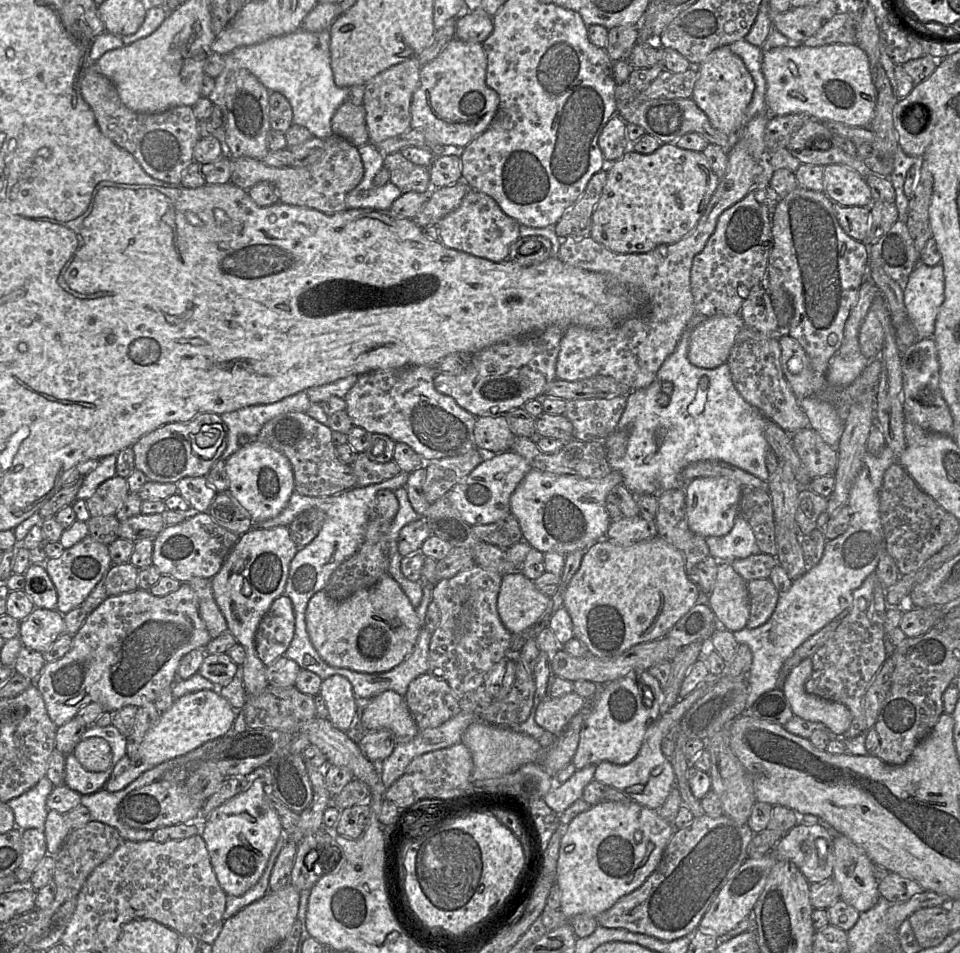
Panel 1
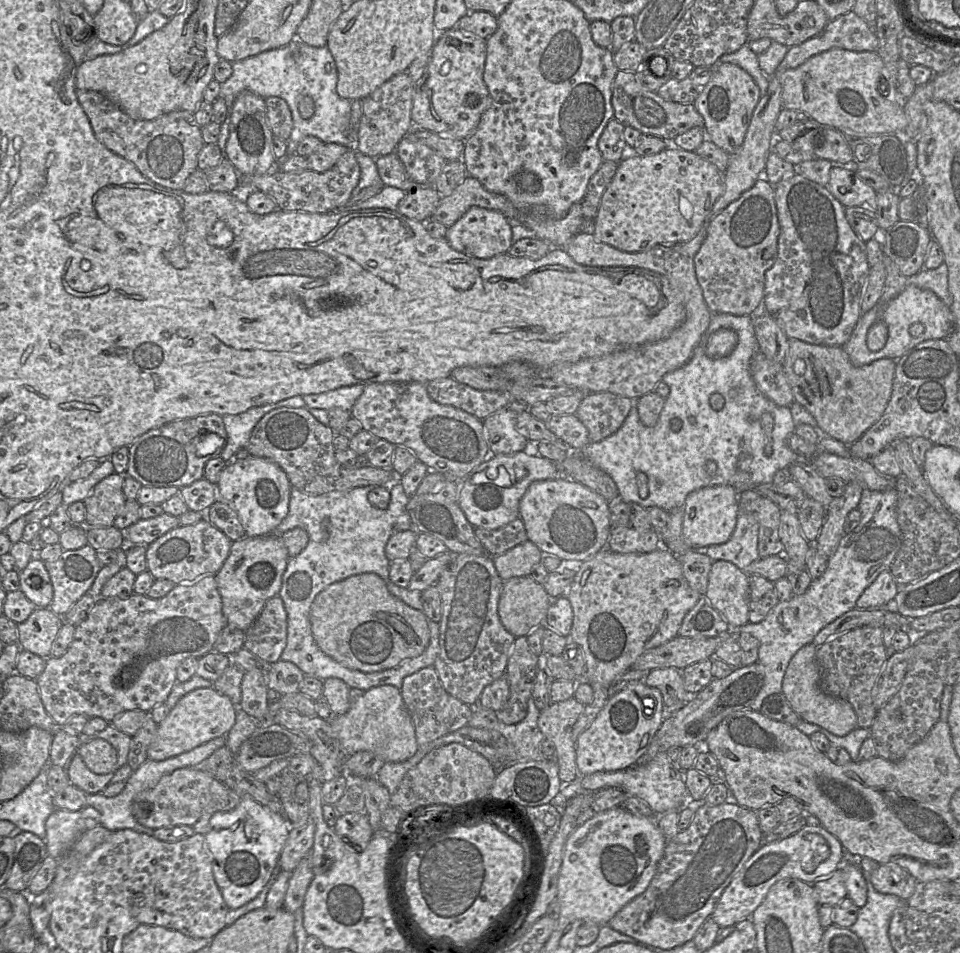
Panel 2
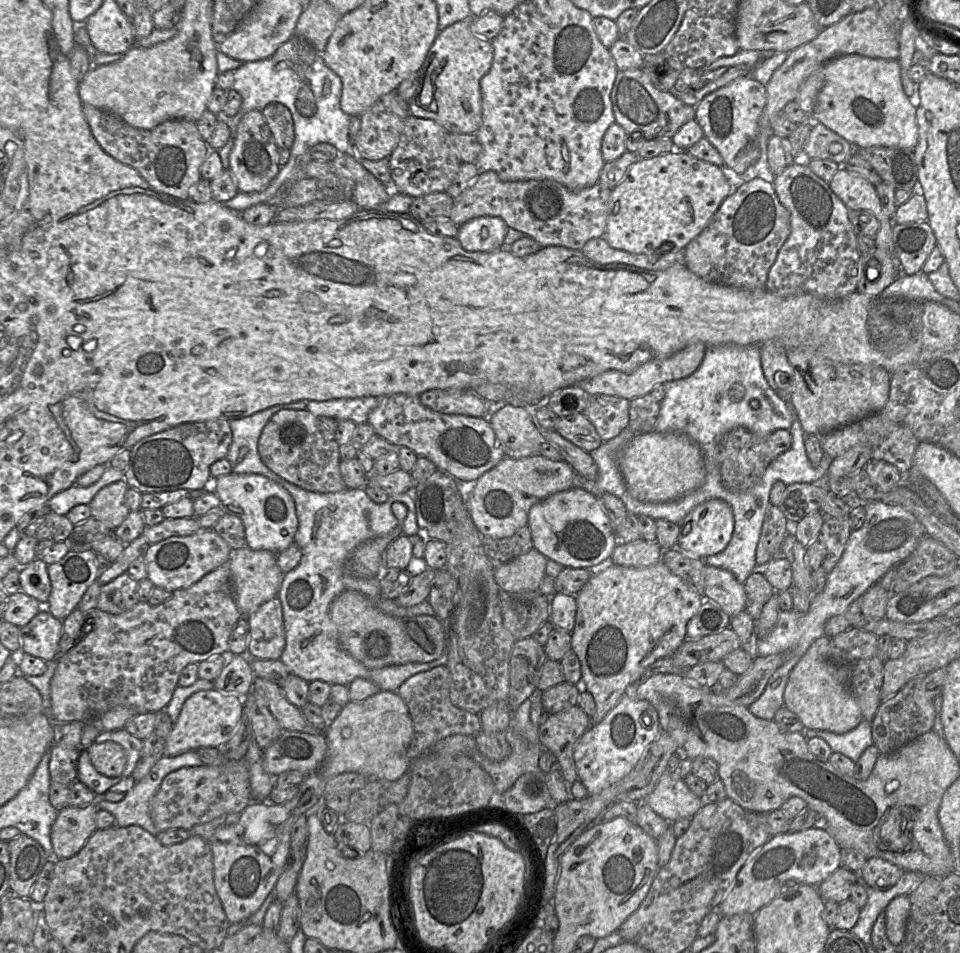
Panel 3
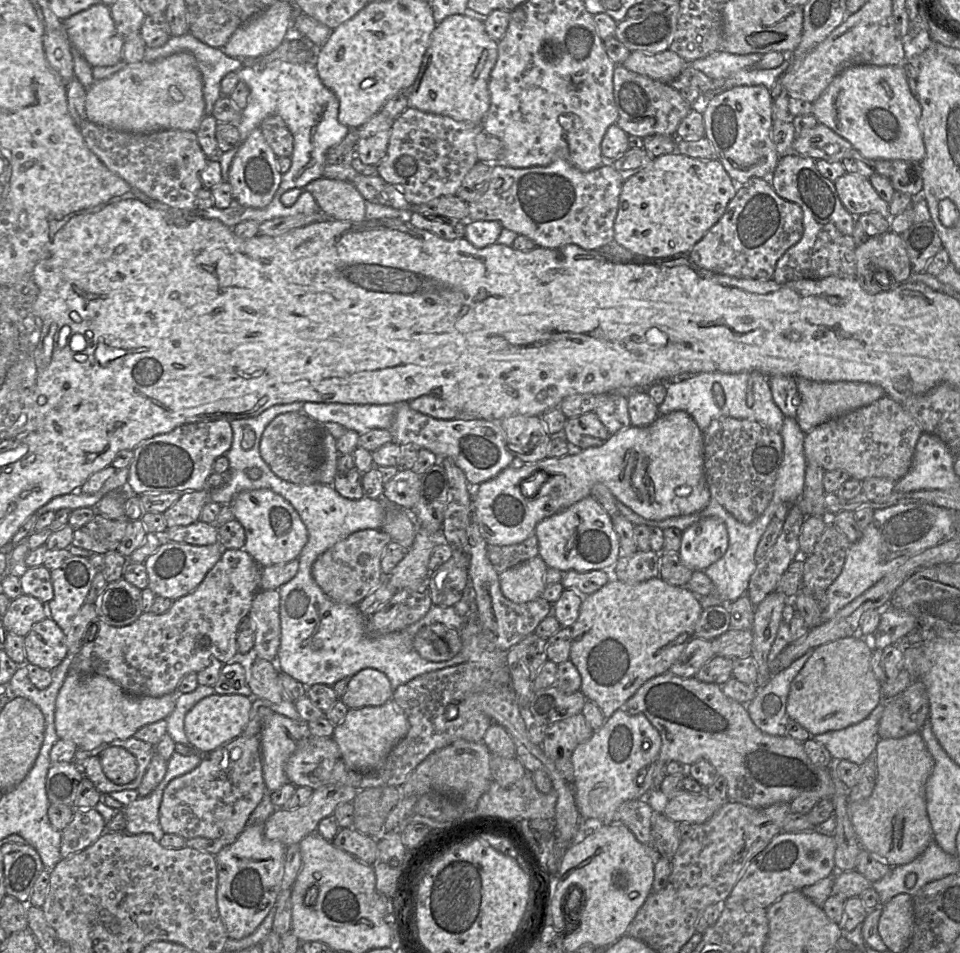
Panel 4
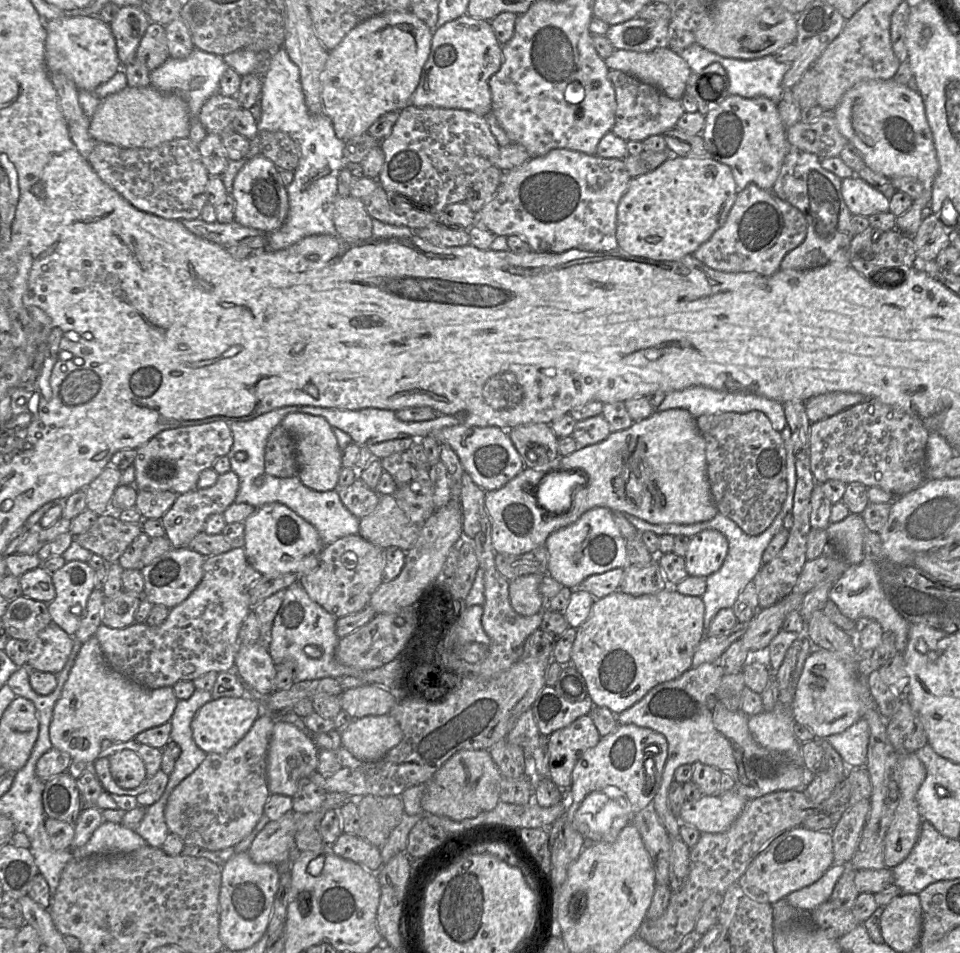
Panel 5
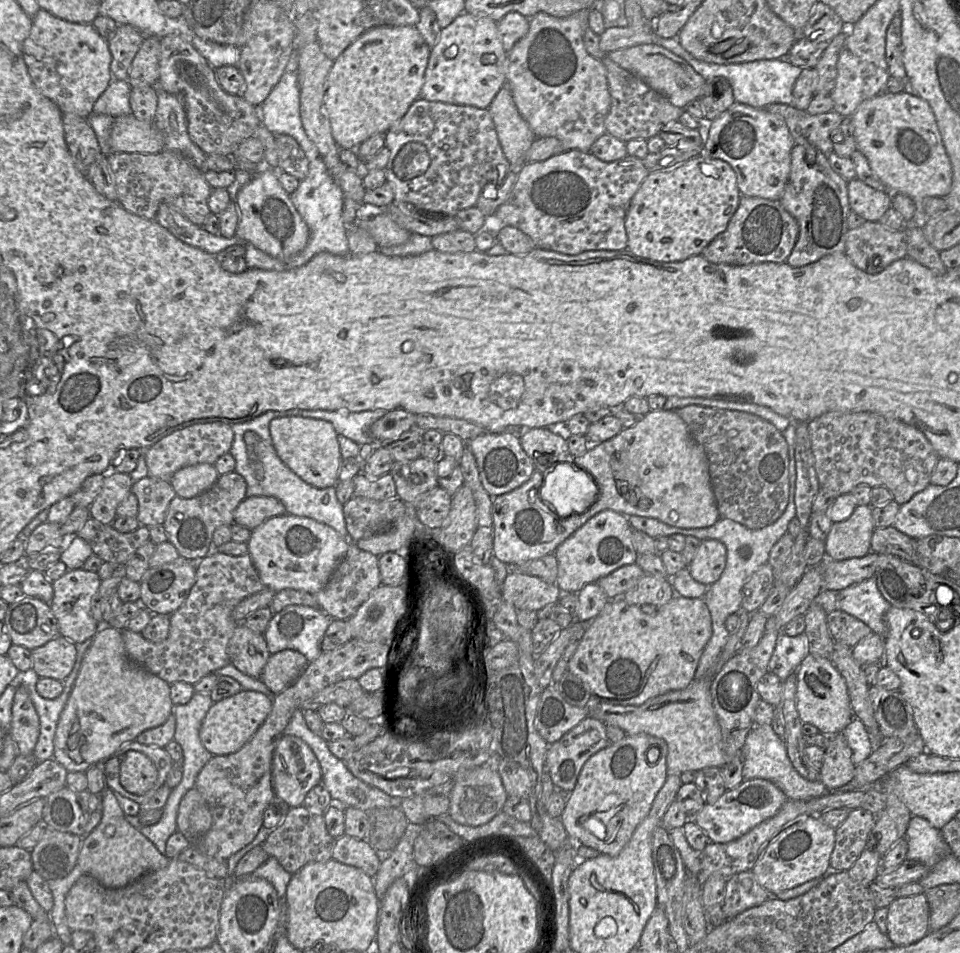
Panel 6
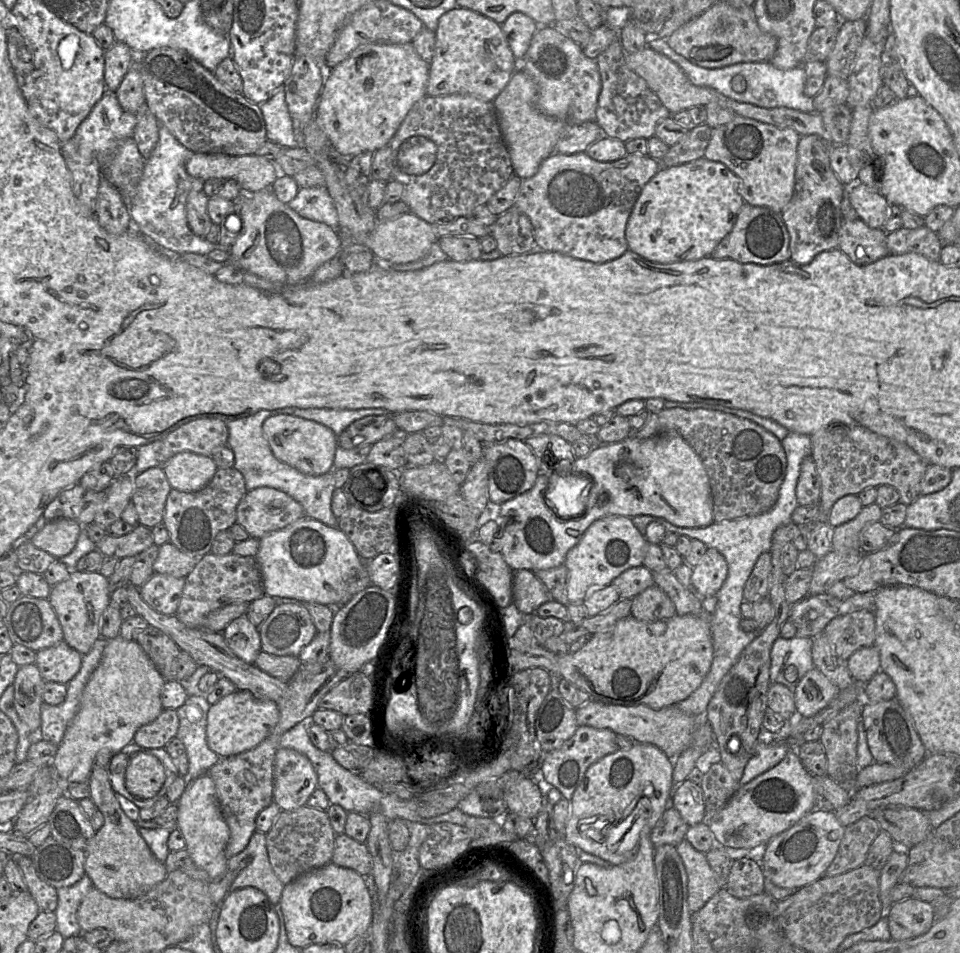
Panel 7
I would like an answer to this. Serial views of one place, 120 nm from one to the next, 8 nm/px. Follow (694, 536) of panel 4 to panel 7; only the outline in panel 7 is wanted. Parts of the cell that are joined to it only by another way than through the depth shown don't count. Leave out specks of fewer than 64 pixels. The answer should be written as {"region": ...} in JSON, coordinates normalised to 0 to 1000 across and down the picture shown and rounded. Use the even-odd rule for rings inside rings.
{"region":[[[736,575],[729,590],[721,596],[720,613],[730,627],[746,625],[757,607],[757,590],[745,575]]]}

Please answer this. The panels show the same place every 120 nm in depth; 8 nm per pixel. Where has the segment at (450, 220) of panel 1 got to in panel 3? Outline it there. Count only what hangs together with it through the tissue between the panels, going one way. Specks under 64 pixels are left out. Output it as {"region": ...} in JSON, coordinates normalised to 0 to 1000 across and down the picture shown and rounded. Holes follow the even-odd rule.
{"region":[[[502,227],[479,236],[475,249],[486,263],[511,264],[526,259],[529,239],[520,228]]]}

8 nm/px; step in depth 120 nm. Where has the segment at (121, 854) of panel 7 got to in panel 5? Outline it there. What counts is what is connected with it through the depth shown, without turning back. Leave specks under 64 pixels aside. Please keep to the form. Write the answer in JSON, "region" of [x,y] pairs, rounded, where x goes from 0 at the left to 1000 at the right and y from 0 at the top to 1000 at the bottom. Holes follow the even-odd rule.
{"region":[[[107,863],[86,888],[74,891],[77,900],[95,897],[126,897],[154,887],[142,872],[126,864]]]}

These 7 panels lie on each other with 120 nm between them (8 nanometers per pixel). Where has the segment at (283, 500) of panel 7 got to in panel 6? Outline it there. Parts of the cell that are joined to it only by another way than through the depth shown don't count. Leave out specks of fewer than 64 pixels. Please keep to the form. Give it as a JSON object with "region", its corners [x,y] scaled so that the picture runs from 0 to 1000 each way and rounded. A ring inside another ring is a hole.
{"region":[[[256,522],[244,536],[244,549],[263,557],[278,545],[298,538],[296,530],[285,522]]]}

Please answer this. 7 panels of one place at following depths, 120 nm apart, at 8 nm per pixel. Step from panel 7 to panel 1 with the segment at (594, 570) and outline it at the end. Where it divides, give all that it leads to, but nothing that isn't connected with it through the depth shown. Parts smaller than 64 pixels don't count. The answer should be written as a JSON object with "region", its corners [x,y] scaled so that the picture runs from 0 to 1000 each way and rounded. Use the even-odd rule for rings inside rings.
{"region":[[[554,491],[532,519],[531,537],[541,548],[545,567],[565,580],[591,582],[600,577],[611,577],[631,563],[636,549],[631,523],[648,505],[647,496],[642,493],[636,493],[628,502],[608,503]]]}

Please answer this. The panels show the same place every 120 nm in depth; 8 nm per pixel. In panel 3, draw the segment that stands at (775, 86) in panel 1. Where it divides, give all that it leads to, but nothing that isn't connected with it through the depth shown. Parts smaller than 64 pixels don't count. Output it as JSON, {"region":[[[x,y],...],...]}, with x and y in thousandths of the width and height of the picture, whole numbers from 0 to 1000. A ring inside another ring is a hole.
{"region":[[[894,57],[872,60],[836,86],[828,105],[845,127],[853,127],[893,155],[952,156],[956,149],[955,113],[941,94],[935,63]]]}

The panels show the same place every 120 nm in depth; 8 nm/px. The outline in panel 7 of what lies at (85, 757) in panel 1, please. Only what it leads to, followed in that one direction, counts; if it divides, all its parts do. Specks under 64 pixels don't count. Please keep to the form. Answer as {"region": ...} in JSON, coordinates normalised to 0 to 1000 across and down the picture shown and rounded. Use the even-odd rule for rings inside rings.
{"region":[[[152,788],[135,792],[130,810],[132,830],[145,838],[158,837],[167,829],[173,816],[167,797]]]}

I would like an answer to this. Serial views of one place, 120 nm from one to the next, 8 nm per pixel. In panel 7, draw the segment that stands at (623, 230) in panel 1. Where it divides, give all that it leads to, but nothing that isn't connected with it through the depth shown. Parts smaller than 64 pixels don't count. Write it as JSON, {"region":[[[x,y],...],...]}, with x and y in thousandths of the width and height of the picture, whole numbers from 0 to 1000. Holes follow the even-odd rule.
{"region":[[[731,165],[707,174],[689,175],[670,196],[654,229],[654,261],[684,276],[738,270],[761,243],[774,215],[770,187],[751,170]]]}

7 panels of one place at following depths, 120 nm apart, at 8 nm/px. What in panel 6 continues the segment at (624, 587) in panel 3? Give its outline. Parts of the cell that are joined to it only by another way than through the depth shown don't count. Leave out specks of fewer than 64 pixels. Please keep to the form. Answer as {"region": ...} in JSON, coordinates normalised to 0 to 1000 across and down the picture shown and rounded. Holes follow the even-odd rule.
{"region":[[[702,624],[686,638],[655,634],[651,629],[636,629],[615,653],[591,695],[591,703],[604,711],[618,730],[631,738],[667,741],[683,730],[714,723],[723,714],[729,689],[741,666],[741,645],[733,627]]]}

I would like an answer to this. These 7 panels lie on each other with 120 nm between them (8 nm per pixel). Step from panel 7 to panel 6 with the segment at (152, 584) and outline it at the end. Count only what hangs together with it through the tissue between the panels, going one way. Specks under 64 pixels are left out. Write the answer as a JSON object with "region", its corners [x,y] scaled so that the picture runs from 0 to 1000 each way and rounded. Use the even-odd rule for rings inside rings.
{"region":[[[186,584],[180,590],[155,596],[149,603],[146,612],[146,634],[158,644],[178,645],[194,630],[204,609],[204,597],[200,588]]]}

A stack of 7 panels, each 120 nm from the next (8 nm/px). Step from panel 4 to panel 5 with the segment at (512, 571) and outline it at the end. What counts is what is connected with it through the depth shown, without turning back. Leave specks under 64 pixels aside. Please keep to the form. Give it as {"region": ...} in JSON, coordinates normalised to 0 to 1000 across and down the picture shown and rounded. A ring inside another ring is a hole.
{"region":[[[550,602],[530,610],[530,629],[538,643],[553,646],[568,638],[569,630],[561,619],[566,604]]]}

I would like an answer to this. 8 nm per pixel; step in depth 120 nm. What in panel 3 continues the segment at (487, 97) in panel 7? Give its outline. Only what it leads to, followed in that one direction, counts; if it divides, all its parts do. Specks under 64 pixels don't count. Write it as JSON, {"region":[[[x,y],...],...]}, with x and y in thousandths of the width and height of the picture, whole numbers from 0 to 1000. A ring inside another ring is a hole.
{"region":[[[490,21],[474,23],[457,33],[435,73],[435,91],[425,107],[427,120],[449,125],[470,141],[495,141],[502,129],[500,85],[513,63],[511,43],[495,36]]]}

